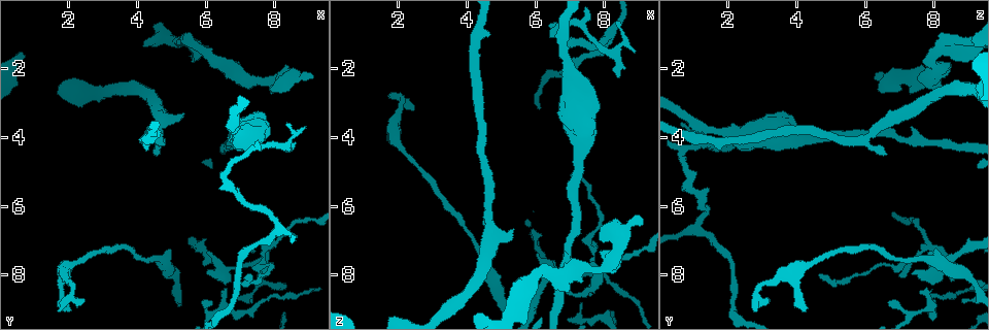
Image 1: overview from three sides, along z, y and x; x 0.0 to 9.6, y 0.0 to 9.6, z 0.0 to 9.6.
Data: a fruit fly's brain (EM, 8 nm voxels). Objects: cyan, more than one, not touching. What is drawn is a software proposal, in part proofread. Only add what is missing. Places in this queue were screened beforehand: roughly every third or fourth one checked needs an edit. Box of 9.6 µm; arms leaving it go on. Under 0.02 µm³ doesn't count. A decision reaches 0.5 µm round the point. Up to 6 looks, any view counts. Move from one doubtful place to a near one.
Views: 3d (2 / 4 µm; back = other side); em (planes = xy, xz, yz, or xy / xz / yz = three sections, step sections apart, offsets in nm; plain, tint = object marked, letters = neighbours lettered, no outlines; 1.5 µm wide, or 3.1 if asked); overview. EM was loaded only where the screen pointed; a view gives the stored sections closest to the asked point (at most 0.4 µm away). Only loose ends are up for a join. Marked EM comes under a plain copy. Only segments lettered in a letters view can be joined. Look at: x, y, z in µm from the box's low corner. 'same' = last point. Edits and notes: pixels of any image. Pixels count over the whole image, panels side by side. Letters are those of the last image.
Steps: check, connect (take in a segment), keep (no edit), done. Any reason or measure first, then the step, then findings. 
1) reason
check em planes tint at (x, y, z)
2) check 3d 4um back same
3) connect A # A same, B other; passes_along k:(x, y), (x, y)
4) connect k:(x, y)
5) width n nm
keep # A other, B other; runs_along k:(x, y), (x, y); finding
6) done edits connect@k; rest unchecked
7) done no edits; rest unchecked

free end
check em xy step 8 tint at (2.10, 9.05, 4.20)

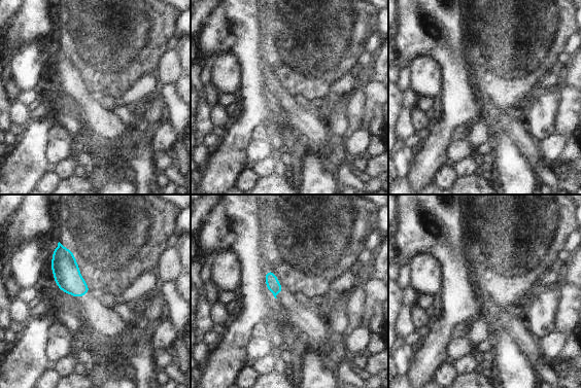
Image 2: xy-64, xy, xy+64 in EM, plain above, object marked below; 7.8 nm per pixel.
check em planes letters same

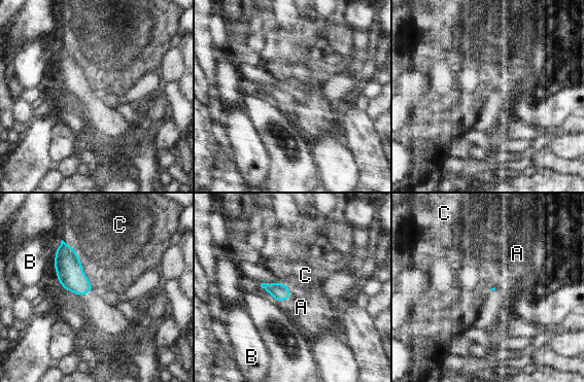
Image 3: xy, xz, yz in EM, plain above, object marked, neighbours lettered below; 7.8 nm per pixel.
keep # A other, B other, C other; border 3:(70, 246), (94, 289); none of them fits

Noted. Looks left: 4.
branch stops here
check em yz step 4 letters at (4.55, 4.50, 6.65)

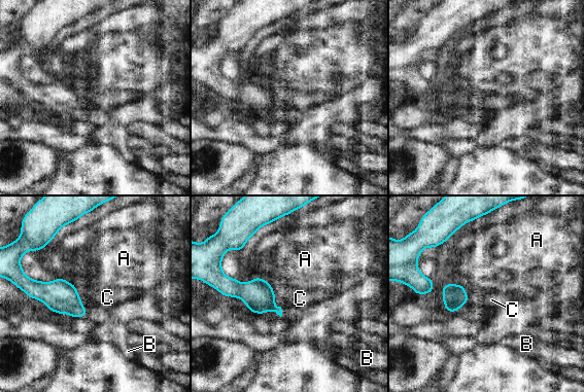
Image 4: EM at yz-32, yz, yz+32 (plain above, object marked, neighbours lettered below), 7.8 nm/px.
another direction
check em planes letters same

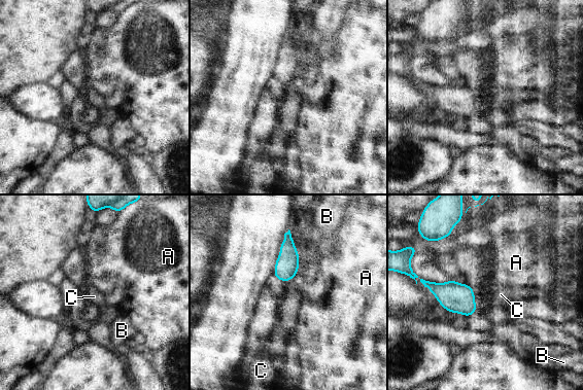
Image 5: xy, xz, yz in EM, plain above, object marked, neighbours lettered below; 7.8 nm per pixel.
keep # A other, B other, C other; none of them fits

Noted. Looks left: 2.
tapers out
check 3d 4um at (7.25, 8.05, 4.65)

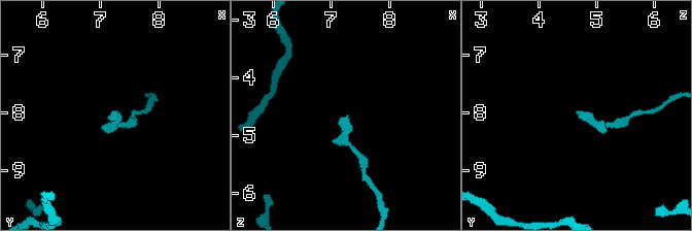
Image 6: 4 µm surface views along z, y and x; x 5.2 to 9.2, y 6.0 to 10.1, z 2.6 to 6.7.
check em planes letters at (7.25, 8.00, 4.60)

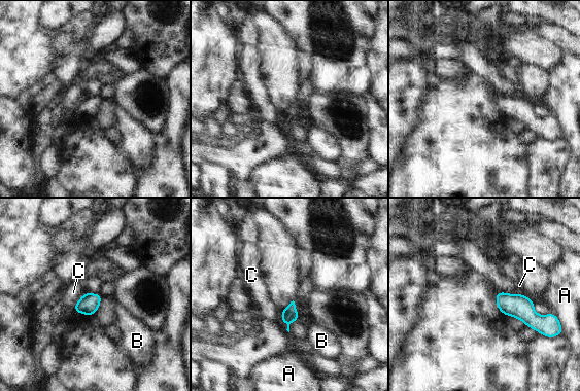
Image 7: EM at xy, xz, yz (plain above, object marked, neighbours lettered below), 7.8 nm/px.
width 120 nm
keep # A other, B other, C other; border 7:(280, 312), (286, 329); none of them fits

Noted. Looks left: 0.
done no edits; rest unchecked

